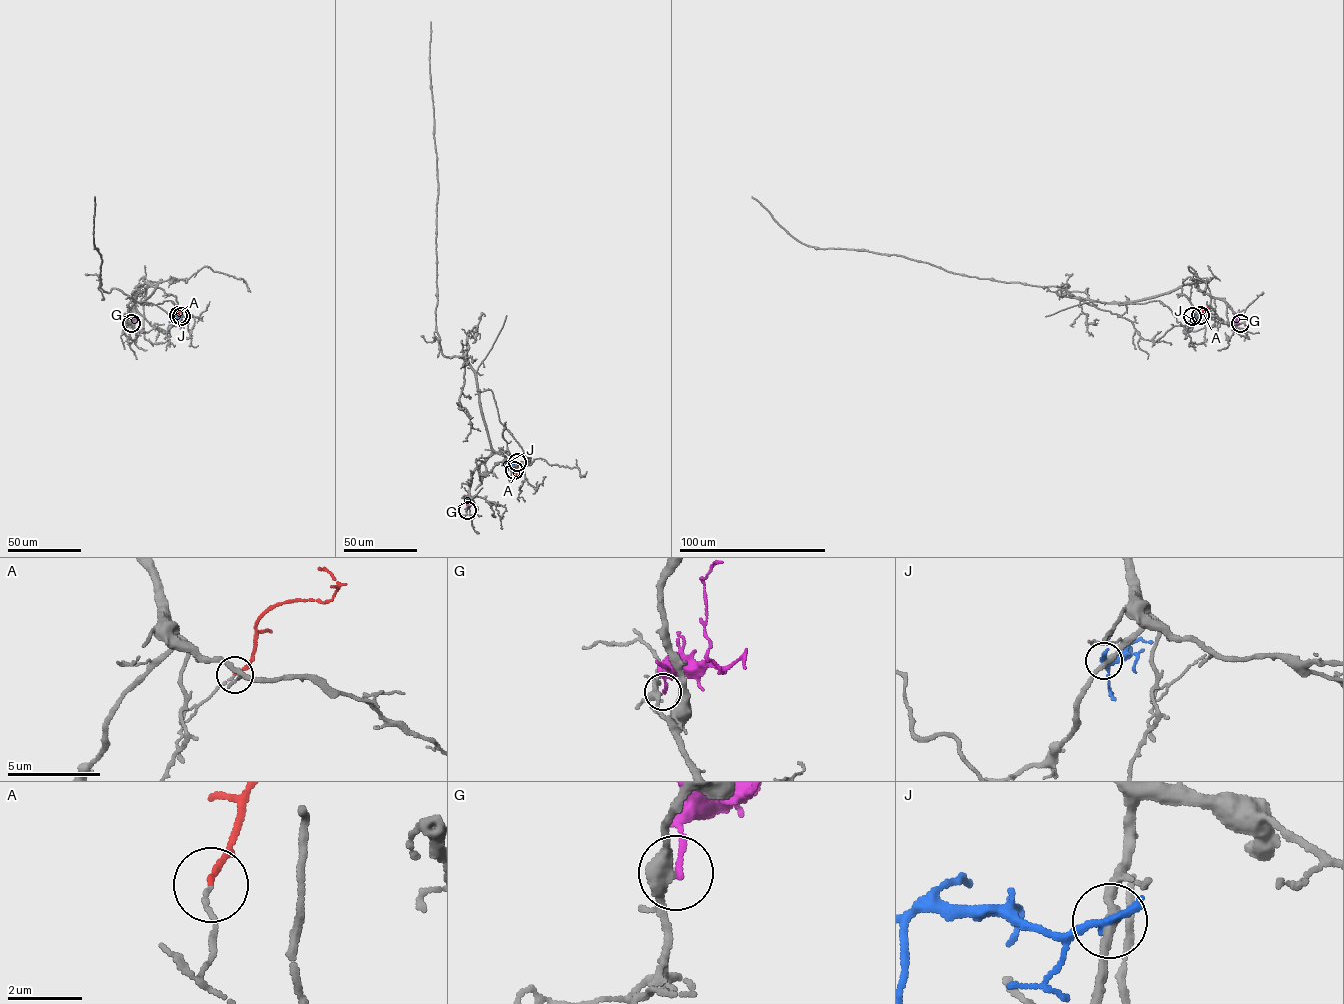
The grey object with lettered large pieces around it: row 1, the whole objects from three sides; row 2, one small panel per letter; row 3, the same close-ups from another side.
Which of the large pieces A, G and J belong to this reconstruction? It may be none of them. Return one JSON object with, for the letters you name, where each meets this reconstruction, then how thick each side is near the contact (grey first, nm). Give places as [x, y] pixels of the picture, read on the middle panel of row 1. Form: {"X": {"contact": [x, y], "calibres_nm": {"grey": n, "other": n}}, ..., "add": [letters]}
{"add": []}

